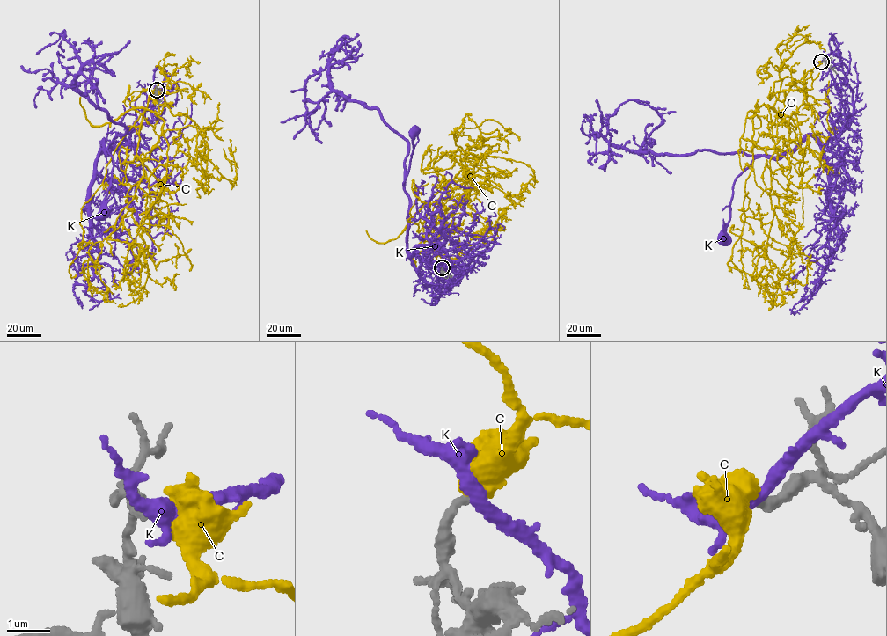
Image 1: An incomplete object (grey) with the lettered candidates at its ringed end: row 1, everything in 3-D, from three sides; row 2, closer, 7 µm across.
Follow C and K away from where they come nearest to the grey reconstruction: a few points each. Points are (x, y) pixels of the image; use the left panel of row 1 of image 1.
C: (157, 90), (166, 175), (136, 231), (148, 275), (175, 274)
K: (157, 90), (164, 87), (151, 120), (127, 142), (101, 152), (101, 144), (113, 165), (102, 215)

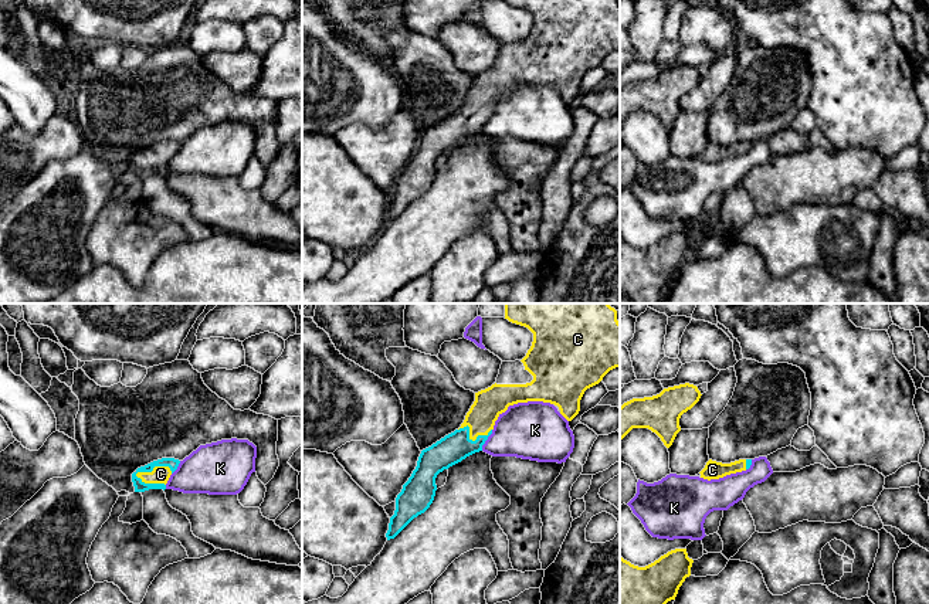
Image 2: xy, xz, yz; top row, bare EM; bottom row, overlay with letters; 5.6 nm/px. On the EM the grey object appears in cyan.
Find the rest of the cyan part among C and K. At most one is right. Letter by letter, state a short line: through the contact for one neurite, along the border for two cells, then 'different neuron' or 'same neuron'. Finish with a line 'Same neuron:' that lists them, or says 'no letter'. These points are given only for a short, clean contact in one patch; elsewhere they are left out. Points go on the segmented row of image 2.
C: line xy (139, 487), (136, 474), (153, 467), (160, 474); same neuron
K: line xz (492, 430), (481, 450); different neuron
Same neuron: C

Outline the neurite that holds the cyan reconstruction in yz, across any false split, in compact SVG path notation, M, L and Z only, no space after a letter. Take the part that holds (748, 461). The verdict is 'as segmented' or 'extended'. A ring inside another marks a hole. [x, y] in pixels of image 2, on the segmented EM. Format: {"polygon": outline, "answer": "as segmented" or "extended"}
{"polygon": "M709 459L705 468L699 472L703 479L719 479L730 474L742 472L749 469L752 465L752 459L739 459L730 464L722 464Z", "answer": "extended"}

